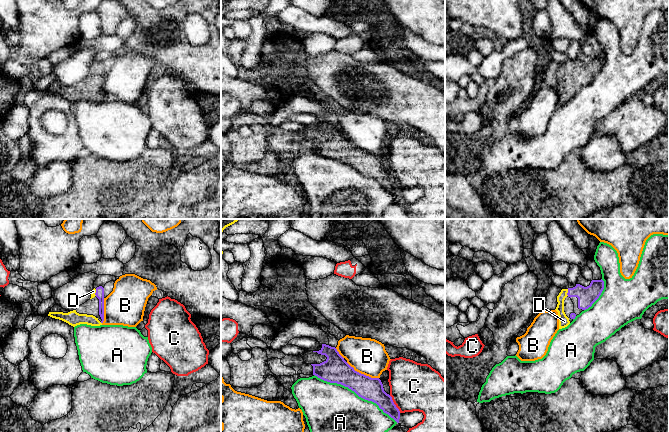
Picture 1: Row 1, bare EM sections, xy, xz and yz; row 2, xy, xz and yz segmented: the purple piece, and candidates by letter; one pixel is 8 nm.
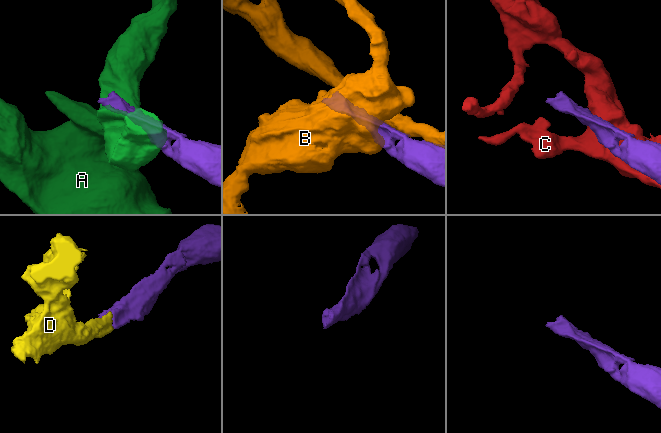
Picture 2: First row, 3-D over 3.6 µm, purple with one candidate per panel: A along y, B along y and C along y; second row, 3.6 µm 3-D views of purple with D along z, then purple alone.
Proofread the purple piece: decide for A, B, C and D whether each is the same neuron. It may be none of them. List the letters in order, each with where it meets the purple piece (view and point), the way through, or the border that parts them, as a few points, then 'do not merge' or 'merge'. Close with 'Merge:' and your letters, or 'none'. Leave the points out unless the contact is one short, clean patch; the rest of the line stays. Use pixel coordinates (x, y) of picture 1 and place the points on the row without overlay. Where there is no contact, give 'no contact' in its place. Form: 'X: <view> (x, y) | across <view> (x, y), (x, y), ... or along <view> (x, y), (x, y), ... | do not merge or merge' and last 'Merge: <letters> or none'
A: xz (356, 169) | do not merge
B: xz (362, 150) | do not merge
C: xz (394, 180) | do not merge
D: yz (568, 68) | merge
Merge: D

